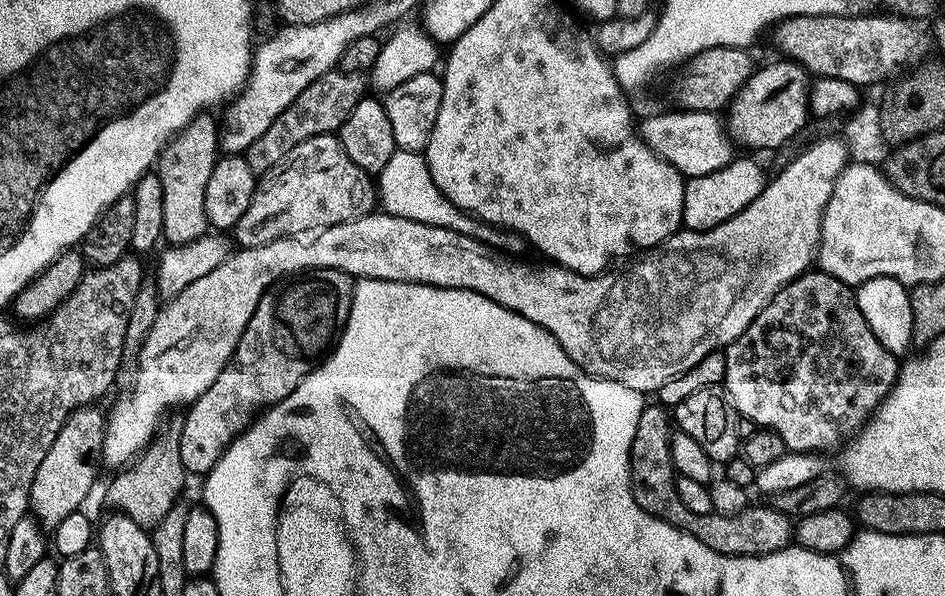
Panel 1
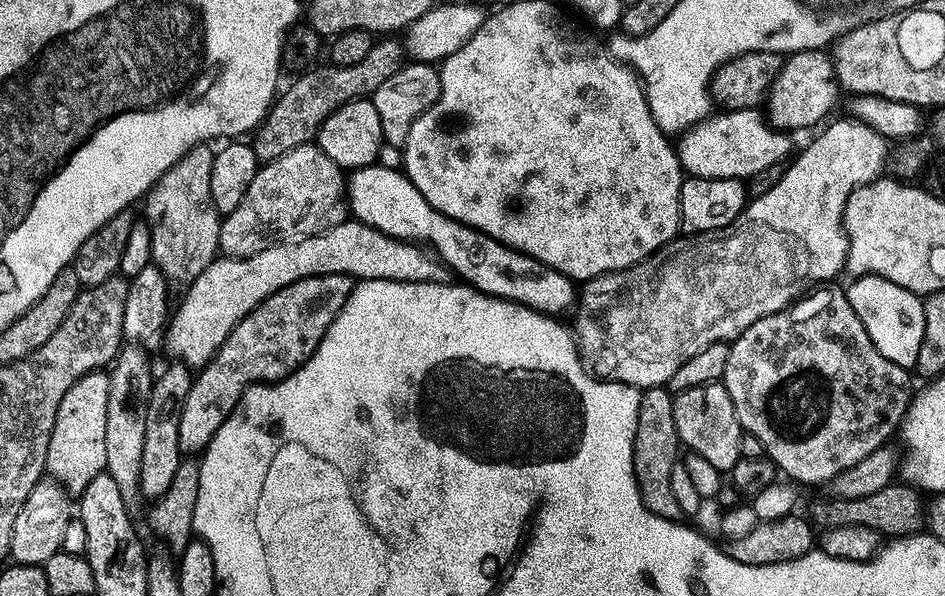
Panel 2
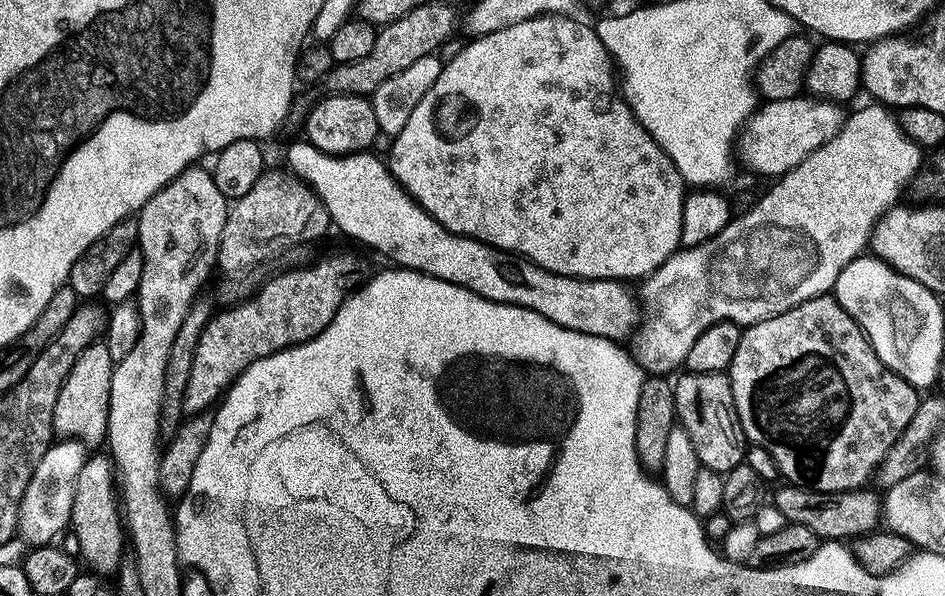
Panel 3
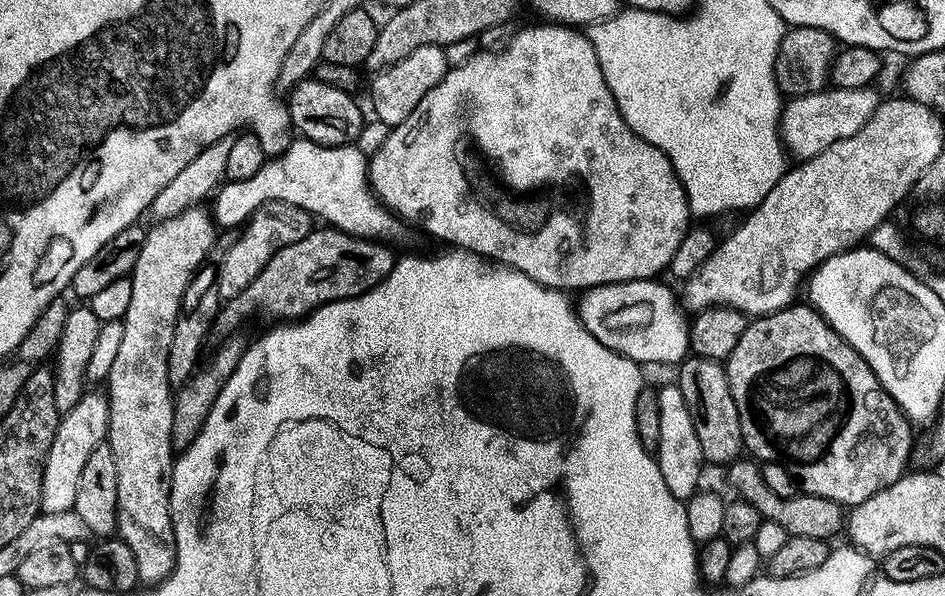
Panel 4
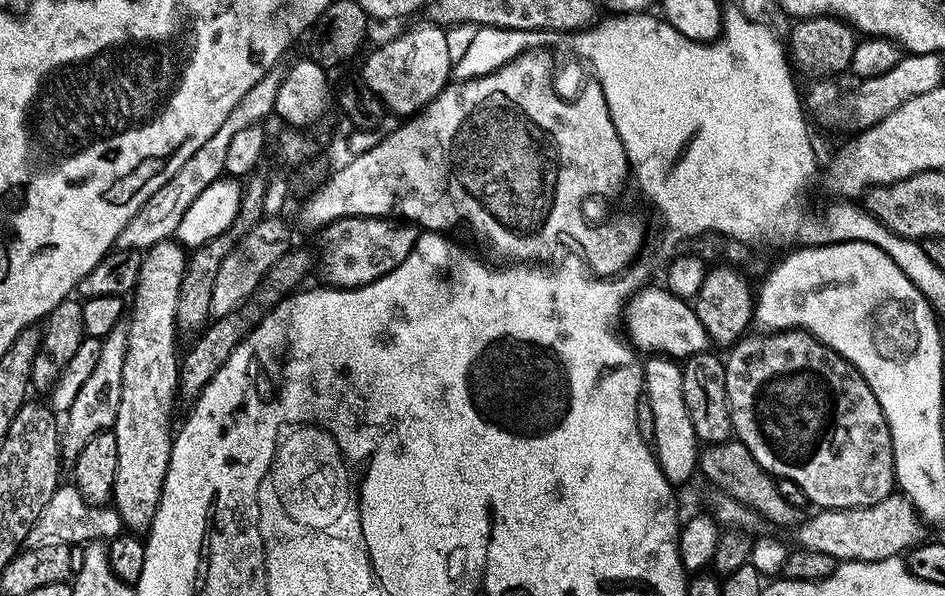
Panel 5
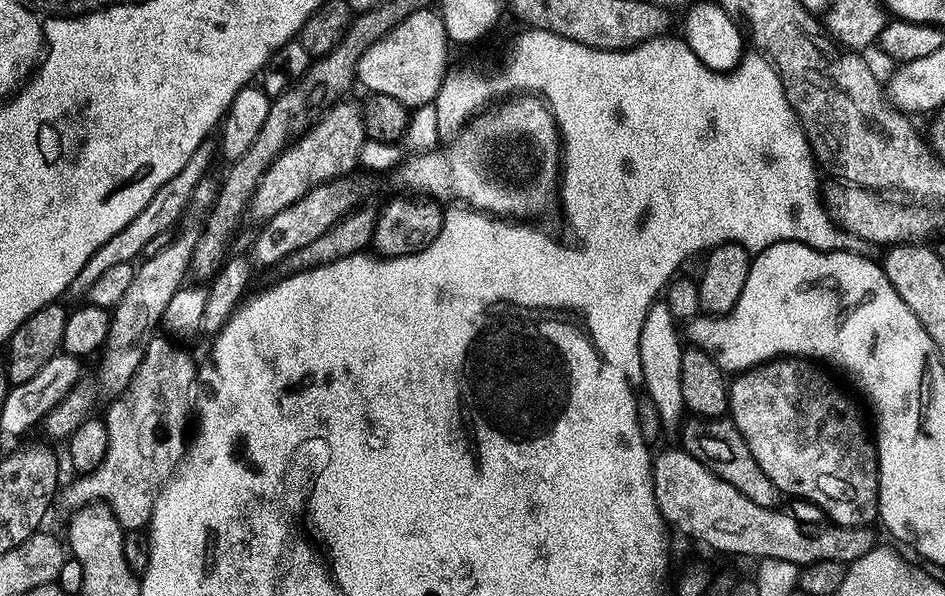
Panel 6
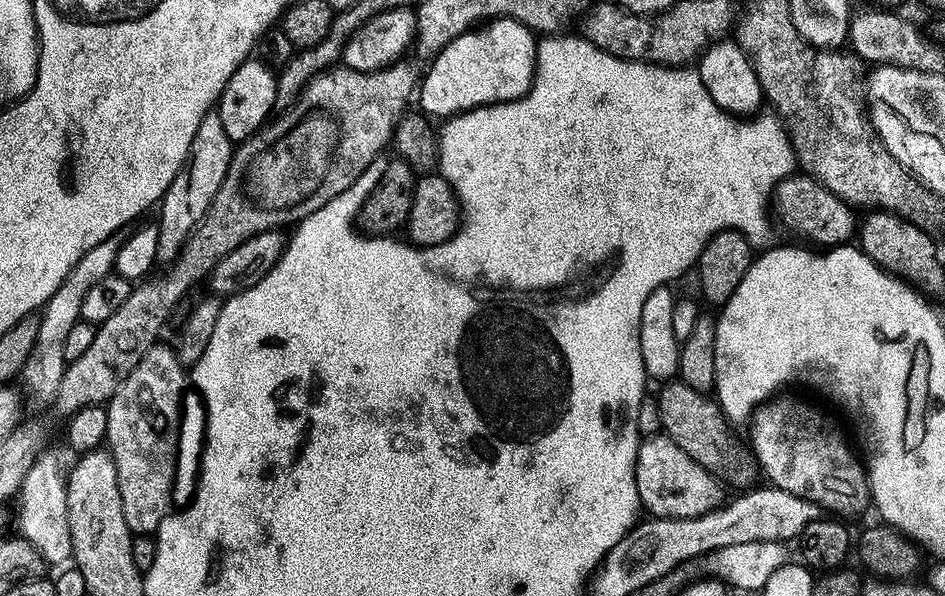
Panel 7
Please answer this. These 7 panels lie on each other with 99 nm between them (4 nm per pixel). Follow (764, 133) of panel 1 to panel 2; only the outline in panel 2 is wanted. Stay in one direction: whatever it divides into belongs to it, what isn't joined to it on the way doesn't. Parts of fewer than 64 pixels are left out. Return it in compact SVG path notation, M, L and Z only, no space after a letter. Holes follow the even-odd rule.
M815 48L793 52L778 70L778 78L770 86L766 97L766 119L774 128L812 128L819 120L829 119L828 111L842 96L842 89L836 80L832 57L827 51Z

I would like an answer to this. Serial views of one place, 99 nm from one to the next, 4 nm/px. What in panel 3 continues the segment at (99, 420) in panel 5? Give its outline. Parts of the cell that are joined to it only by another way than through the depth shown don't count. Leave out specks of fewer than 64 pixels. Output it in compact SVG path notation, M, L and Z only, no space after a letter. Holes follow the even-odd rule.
M57 439L42 454L42 462L34 470L26 486L26 494L20 503L19 539L28 546L48 546L59 538L72 523L74 494L78 486L78 474L90 455L89 449L78 440Z

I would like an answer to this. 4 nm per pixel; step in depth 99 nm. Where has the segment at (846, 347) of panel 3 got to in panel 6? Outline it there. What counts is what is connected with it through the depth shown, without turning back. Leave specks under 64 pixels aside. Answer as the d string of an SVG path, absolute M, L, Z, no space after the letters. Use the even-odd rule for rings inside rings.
M777 358L758 364L731 381L728 412L746 446L750 446L750 454L754 454L758 466L766 470L781 493L788 495L789 492L817 504L832 519L829 521L833 525L863 528L878 516L880 467L876 461L876 445L869 429L868 432L864 429L864 420L851 398L832 388L832 380L823 370L819 363L808 358Z

